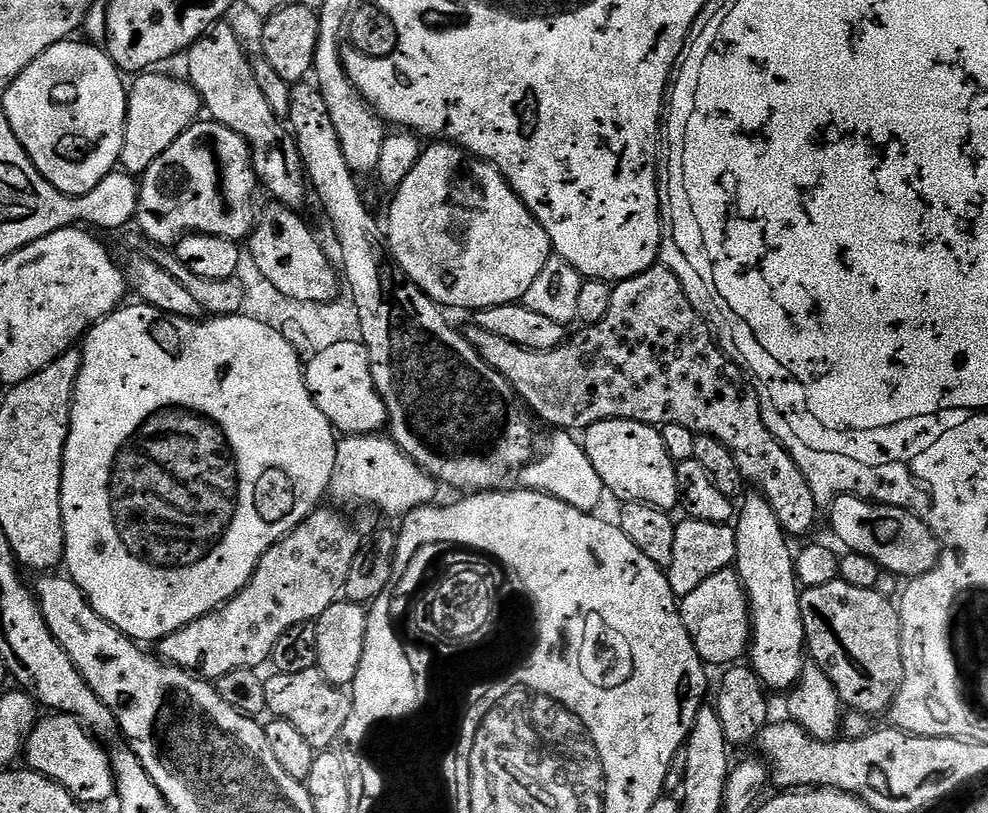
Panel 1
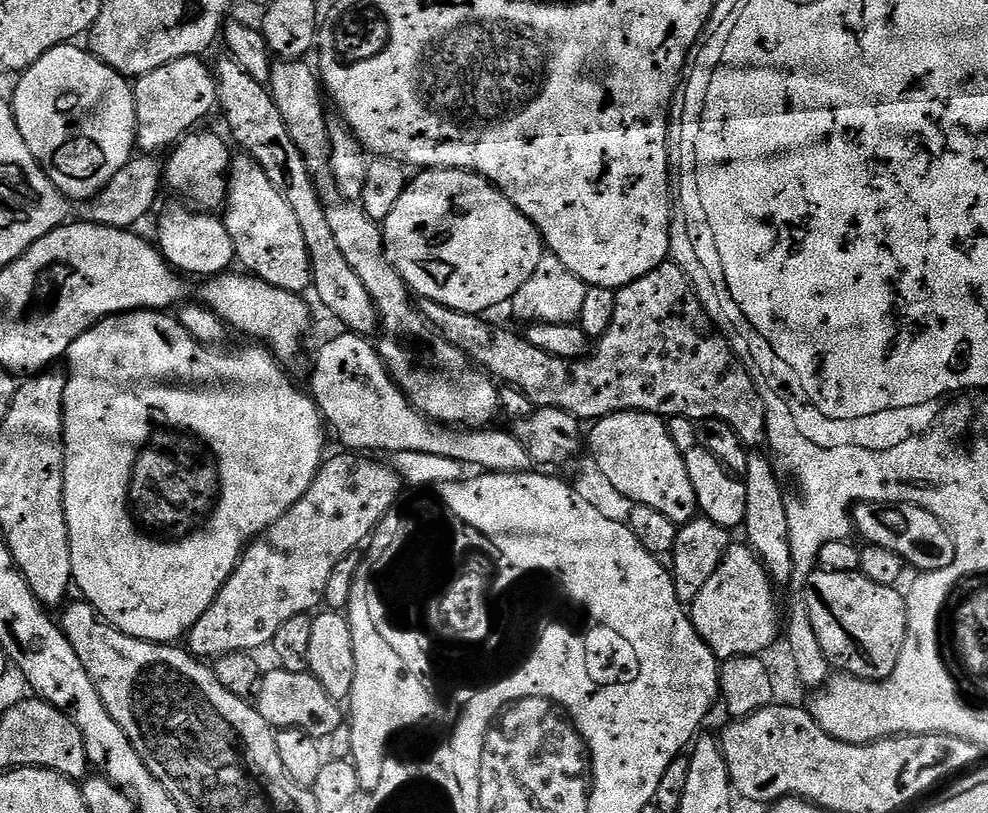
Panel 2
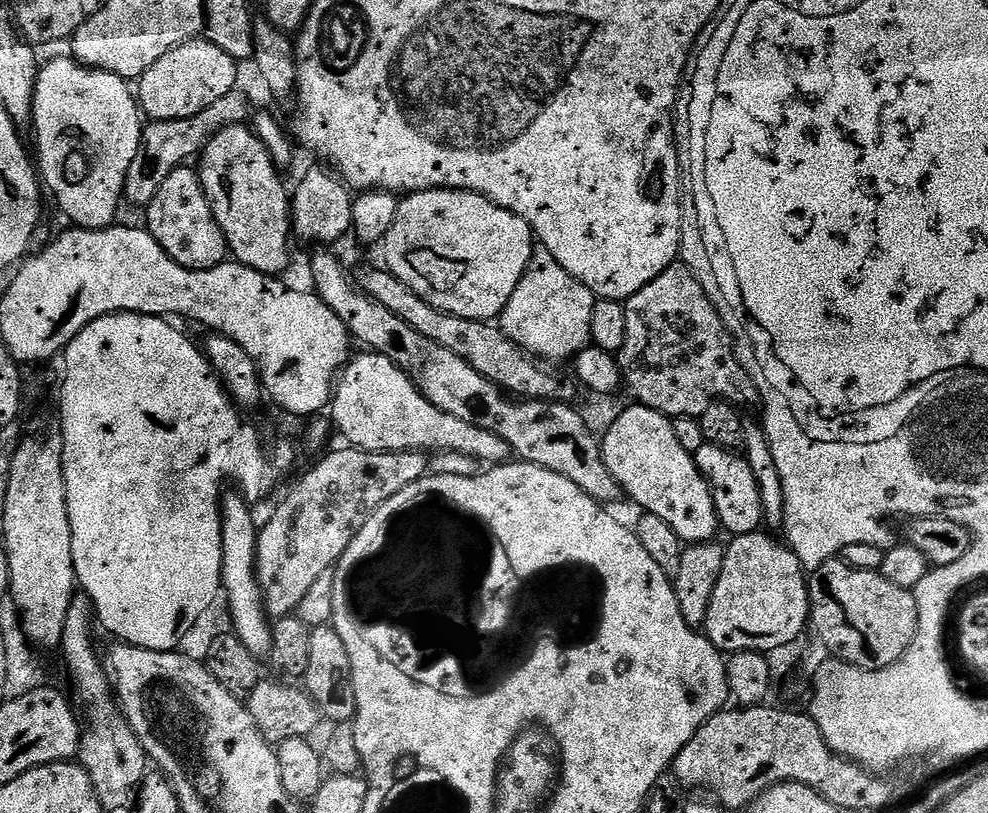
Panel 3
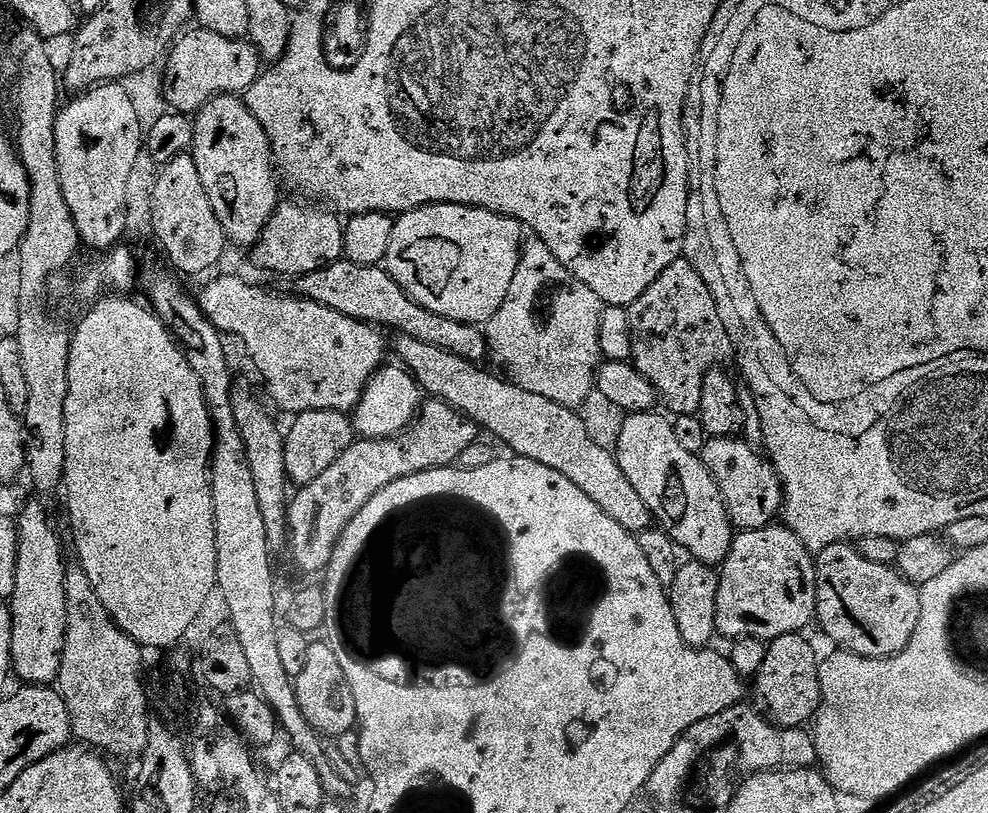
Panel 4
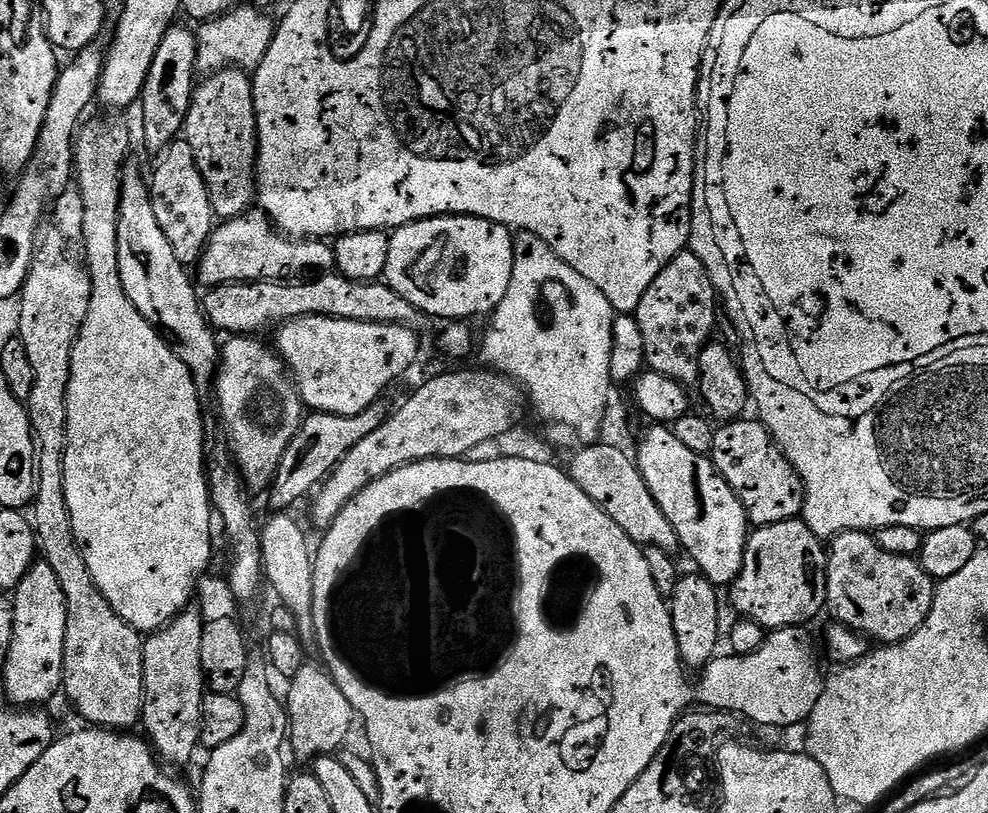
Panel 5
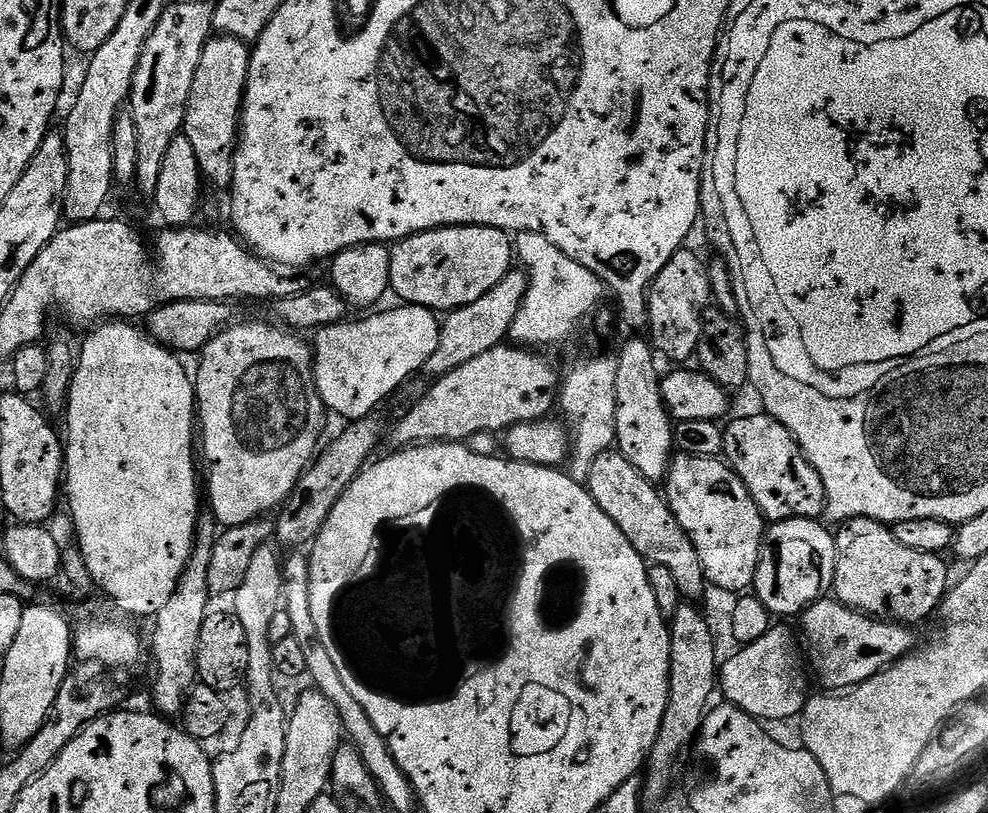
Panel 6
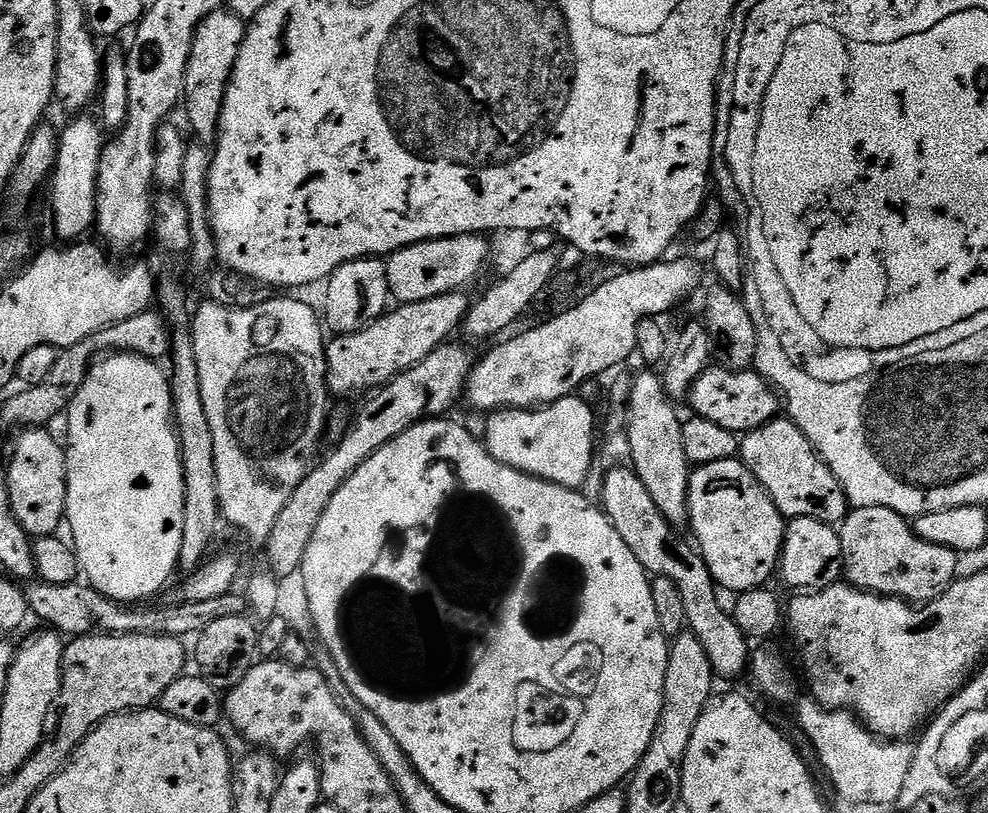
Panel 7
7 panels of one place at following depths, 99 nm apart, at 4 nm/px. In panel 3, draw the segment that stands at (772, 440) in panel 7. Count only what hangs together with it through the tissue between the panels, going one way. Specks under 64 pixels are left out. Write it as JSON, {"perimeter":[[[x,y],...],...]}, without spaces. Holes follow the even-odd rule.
{"perimeter":[[[707,442],[702,446],[702,450],[698,450],[694,455],[704,481],[712,485],[712,497],[720,519],[720,528],[728,531],[729,537],[745,536],[751,532],[761,531],[764,511],[762,498],[758,494],[758,481],[754,479],[754,470],[750,470],[748,461],[743,455]]]}

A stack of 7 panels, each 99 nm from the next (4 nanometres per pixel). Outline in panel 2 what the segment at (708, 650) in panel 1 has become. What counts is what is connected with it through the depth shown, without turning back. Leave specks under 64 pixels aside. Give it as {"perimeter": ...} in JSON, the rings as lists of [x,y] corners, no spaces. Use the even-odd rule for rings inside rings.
{"perimeter":[[[736,542],[723,562],[690,606],[694,630],[710,646],[716,659],[723,662],[735,656],[760,656],[782,632],[780,604],[776,601],[774,581],[747,543]]]}

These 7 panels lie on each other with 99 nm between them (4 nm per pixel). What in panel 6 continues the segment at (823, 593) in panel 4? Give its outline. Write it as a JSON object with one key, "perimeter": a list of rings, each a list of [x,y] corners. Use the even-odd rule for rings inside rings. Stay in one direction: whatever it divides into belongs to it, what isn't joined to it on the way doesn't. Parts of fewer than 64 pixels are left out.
{"perimeter":[[[874,518],[846,520],[834,535],[836,569],[832,592],[841,604],[866,616],[905,626],[916,626],[943,605],[950,587],[943,555],[902,546],[891,527]]]}

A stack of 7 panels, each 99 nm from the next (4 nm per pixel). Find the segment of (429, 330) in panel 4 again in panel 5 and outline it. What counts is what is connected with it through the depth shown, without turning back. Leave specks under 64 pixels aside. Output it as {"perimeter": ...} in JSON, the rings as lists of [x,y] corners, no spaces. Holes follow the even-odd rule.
{"perimeter":[[[339,274],[303,282],[259,280],[253,284],[222,284],[205,292],[208,293],[203,293],[202,307],[209,324],[217,333],[228,332],[232,336],[255,337],[264,334],[260,332],[267,328],[275,329],[307,316],[329,316],[371,324],[401,324],[413,330],[421,330],[430,324],[429,317],[406,302],[406,298],[402,298],[402,294],[395,292],[387,282],[351,280]]]}

